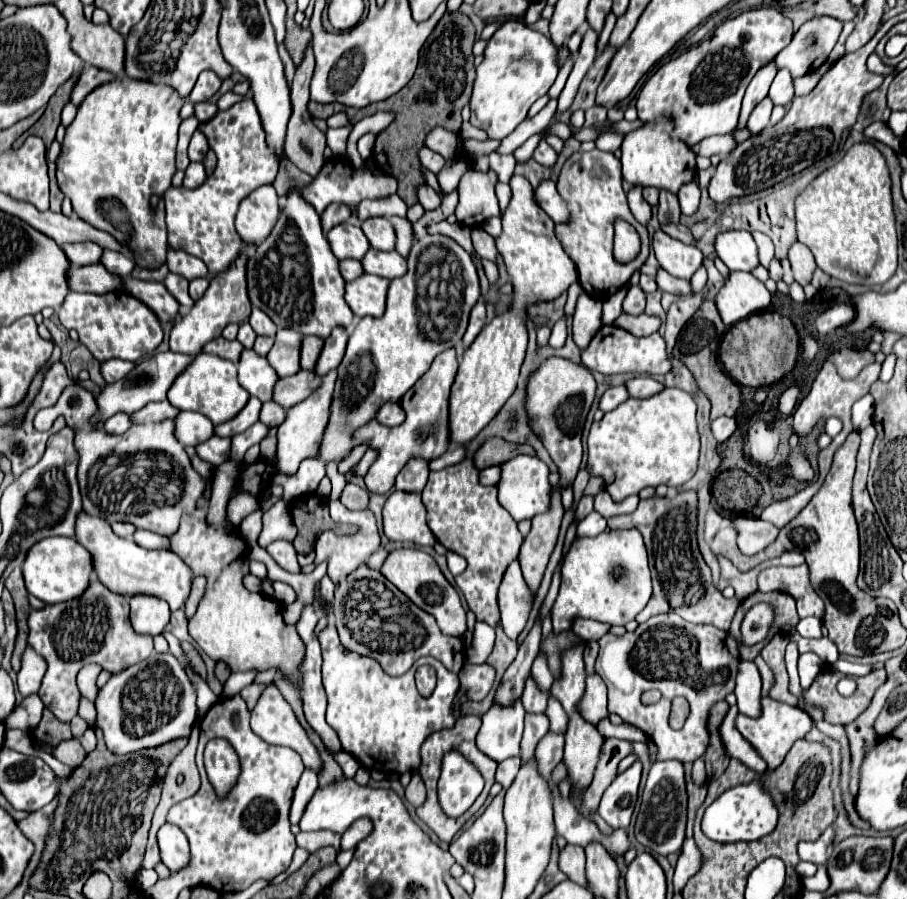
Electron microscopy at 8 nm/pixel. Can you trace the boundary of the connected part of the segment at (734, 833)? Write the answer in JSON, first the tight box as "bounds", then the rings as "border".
{"bounds":[701,779,779,843],"border":[[[755,779],[745,785],[737,785],[735,789],[725,791],[721,797],[715,799],[713,805],[705,809],[703,821],[701,821],[701,831],[719,843],[737,843],[737,841],[755,841],[765,835],[769,835],[778,822],[779,813],[773,797],[765,789],[763,781]]]}

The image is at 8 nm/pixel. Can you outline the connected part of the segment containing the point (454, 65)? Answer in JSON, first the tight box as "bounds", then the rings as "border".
{"bounds":[307,11,475,207],"border":[[[461,11],[445,13],[429,39],[425,41],[419,57],[419,67],[413,75],[413,79],[395,95],[391,95],[385,101],[371,103],[367,107],[345,107],[341,103],[315,103],[309,101],[307,109],[313,117],[327,119],[333,113],[345,111],[349,117],[349,123],[357,123],[367,115],[375,115],[377,111],[391,111],[395,113],[395,119],[389,123],[387,129],[383,129],[377,135],[375,151],[373,151],[373,165],[379,171],[385,171],[397,179],[397,195],[407,203],[407,207],[417,203],[415,197],[415,185],[423,183],[423,177],[419,173],[419,157],[417,151],[423,147],[423,141],[427,133],[435,127],[441,125],[453,133],[459,131],[461,127],[461,109],[465,103],[469,103],[473,81],[475,81],[475,65],[473,65],[473,43],[475,43],[475,27],[467,15]]]}

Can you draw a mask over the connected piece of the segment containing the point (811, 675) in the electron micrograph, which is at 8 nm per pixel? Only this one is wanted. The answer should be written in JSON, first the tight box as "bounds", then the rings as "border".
{"bounds":[797,653,825,689],"border":[[[803,653],[803,655],[799,655],[797,669],[799,669],[801,687],[809,689],[811,683],[815,681],[815,677],[819,675],[819,671],[823,671],[823,667],[825,667],[825,661],[819,659],[815,653]]]}

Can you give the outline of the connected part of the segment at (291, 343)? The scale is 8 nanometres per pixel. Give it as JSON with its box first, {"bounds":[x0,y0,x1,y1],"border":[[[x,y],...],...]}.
{"bounds":[267,329,301,377],"border":[[[293,329],[277,331],[275,345],[267,353],[267,361],[279,377],[295,375],[299,371],[299,341],[301,335],[295,333]]]}

